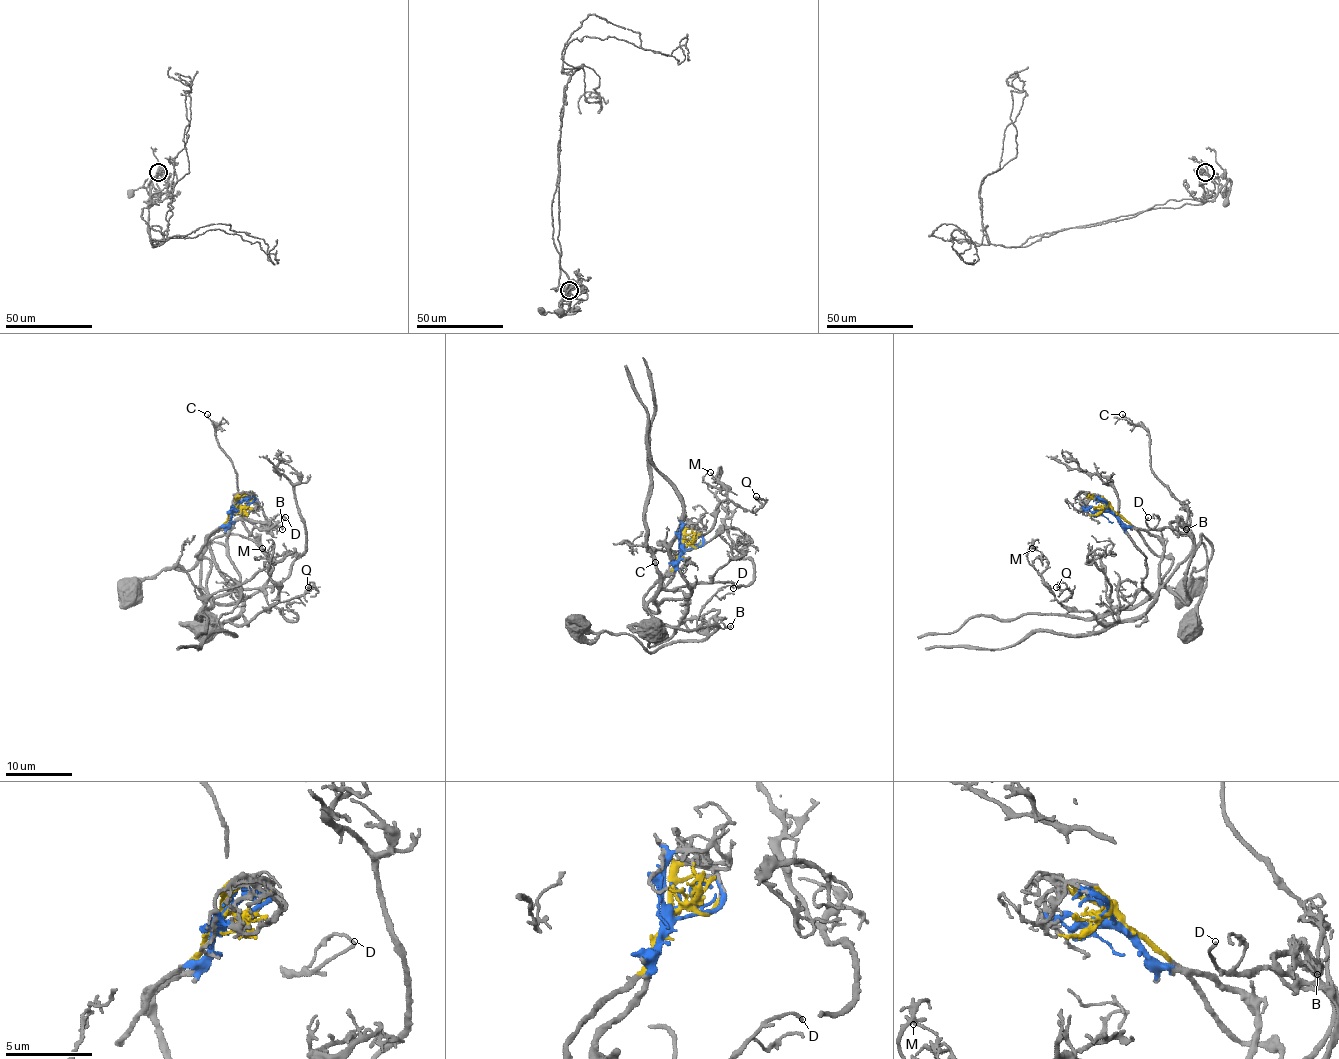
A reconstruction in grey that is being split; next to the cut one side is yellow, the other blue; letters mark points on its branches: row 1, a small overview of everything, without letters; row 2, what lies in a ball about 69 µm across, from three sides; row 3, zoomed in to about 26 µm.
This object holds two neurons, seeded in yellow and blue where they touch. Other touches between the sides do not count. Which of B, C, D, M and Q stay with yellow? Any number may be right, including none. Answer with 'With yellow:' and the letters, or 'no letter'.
With yellow: C, D

